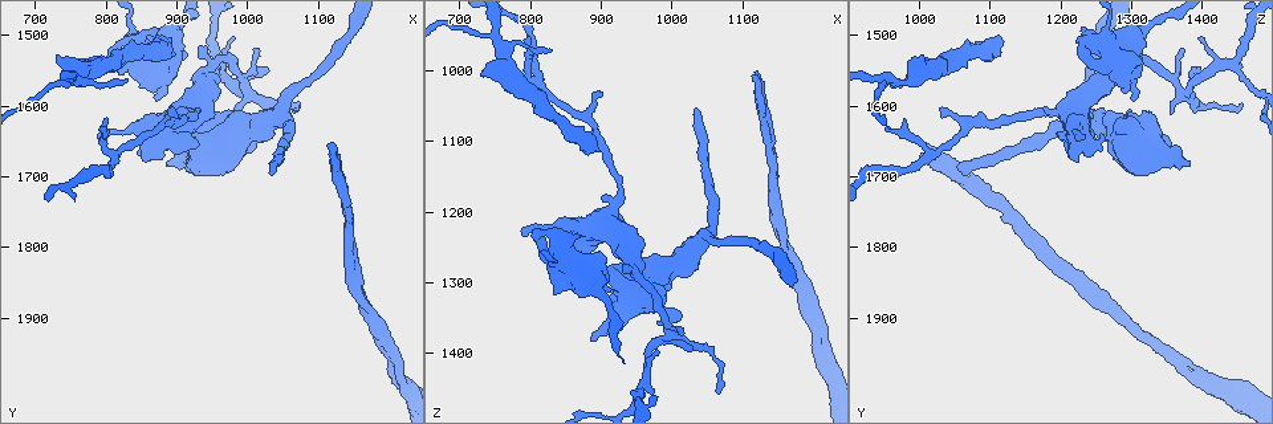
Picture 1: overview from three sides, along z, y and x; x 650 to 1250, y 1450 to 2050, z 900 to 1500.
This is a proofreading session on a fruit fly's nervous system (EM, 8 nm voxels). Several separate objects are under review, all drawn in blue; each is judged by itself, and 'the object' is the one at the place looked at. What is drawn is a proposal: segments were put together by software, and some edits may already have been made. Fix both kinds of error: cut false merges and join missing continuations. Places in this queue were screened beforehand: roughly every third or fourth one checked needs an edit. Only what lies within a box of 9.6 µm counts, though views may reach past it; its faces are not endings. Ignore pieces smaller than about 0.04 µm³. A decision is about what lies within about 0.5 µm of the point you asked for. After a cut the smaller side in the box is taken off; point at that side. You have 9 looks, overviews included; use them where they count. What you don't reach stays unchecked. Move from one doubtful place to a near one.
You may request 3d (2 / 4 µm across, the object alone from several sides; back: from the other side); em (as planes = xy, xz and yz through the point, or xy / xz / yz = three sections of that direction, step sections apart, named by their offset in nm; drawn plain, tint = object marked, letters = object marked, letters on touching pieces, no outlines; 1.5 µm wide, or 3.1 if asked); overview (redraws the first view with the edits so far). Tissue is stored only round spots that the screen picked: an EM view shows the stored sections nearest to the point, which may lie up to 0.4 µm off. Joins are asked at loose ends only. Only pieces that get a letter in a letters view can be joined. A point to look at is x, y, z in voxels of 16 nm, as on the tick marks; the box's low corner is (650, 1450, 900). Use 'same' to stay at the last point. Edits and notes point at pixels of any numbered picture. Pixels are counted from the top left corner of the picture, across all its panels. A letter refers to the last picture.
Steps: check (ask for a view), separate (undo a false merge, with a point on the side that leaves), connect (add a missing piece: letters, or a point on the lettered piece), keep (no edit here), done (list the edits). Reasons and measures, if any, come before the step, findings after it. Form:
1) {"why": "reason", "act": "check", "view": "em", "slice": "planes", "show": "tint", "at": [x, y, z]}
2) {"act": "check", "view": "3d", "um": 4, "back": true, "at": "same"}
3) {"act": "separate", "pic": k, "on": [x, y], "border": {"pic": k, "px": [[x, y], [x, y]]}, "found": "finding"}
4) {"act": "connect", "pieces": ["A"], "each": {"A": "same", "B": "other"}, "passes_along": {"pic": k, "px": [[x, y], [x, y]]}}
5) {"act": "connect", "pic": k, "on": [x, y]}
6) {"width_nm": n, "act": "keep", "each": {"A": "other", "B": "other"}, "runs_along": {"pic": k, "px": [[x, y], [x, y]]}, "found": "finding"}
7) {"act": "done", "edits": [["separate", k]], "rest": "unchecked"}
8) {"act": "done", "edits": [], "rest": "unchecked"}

{"why": "sharp bend", "act": "check", "view": "em", "slice": "planes", "show": "letters", "at": [995, 1575, 1365]}

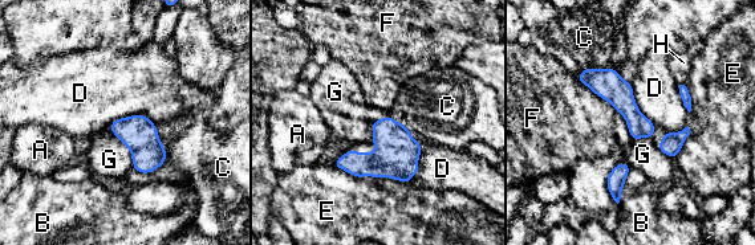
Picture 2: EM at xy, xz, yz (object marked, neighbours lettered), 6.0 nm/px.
{"longest_contact_nm": ["E", 480], "act": "keep", "each": {"A": "other", "B": "other", "C": "other", "D": "other", "E": "other", "F": "other", "G": "other", "H": "other"}, "runs_along": {"pic": 2, "px": [[581, 77], [599, 80], [649, 134]]}, "found": "one neuron here"}

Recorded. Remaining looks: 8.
{"why": "an open end", "act": "check", "view": "em", "slice": "planes", "show": "letters", "at": [930, 1655, 1210]}

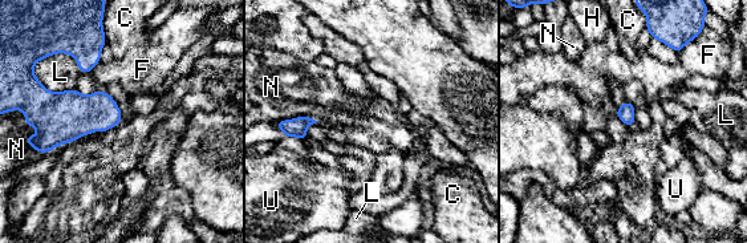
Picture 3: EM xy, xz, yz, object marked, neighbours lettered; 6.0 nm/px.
{"act": "keep", "each": {"C": "other", "F": "other", "H": "other", "L": "other", "N": "other", "U": "other"}, "border": {"pic": 3, "px": [[25, 124], [35, 128], [39, 133]]}, "found": "no lettered piece goes on from it"}

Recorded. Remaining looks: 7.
{"why": "branch stops here", "act": "check", "view": "em", "slice": "planes", "show": "plain", "at": [890, 1505, 1115]}

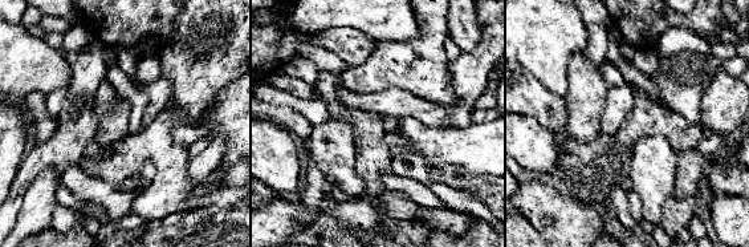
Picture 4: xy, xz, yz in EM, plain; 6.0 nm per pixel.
{"why": "what lies round it", "act": "check", "view": "em", "slice": "planes", "show": "letters", "at": "same"}

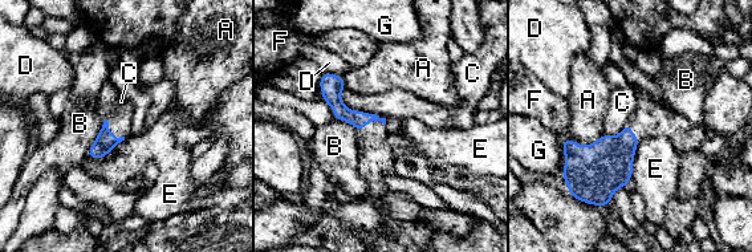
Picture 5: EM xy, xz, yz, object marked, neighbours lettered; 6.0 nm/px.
{"longest_contact_nm": ["C", 280], "act": "keep", "each": {"A": "other", "B": "other", "C": "other", "D": "other", "E": "other", "F": "other", "G": "other"}, "found": "no lettered piece goes on from it"}

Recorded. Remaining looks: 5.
{"why": "thin end", "act": "check", "view": "3d", "um": 2, "at": [825, 1560, 970]}

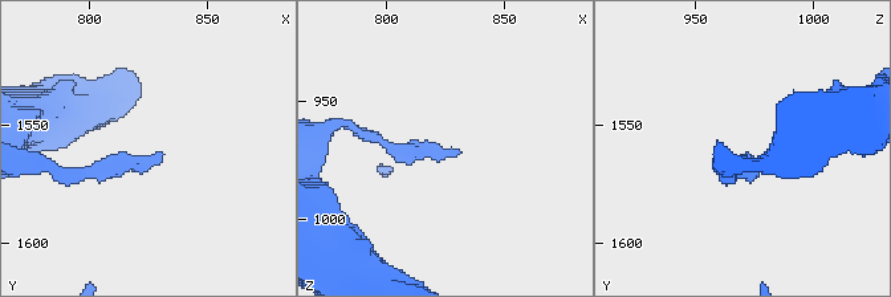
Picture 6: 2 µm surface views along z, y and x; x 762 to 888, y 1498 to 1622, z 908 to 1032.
{"act": "check", "view": "em", "slice": "planes", "show": "tint", "at": [828, 1562, 973]}

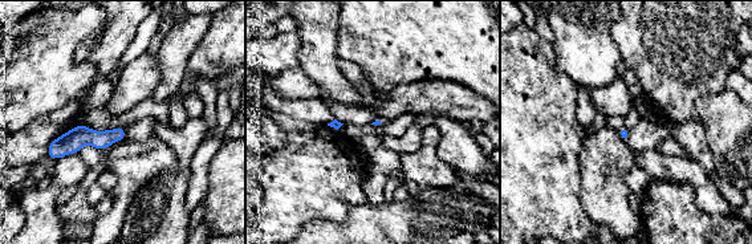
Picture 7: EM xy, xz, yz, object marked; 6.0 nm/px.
{"why": "what lies round it", "act": "check", "view": "em", "slice": "planes", "show": "letters", "at": "same"}

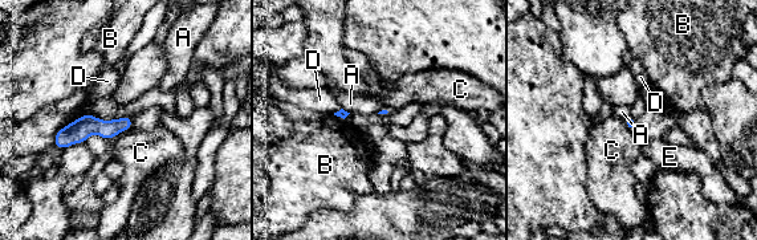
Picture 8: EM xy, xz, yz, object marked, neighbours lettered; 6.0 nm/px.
{"longest_contact_nm": ["B", 280], "act": "keep", "each": {"A": "other", "B": "other", "C": "other", "D": "other", "E": "other"}, "runs_along": {"pic": 8, "px": [[127, 121], [57, 141]]}, "found": "no lettered piece goes on from it"}

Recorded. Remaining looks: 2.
{"act": "done", "edits": [], "rest": "unchecked"}

